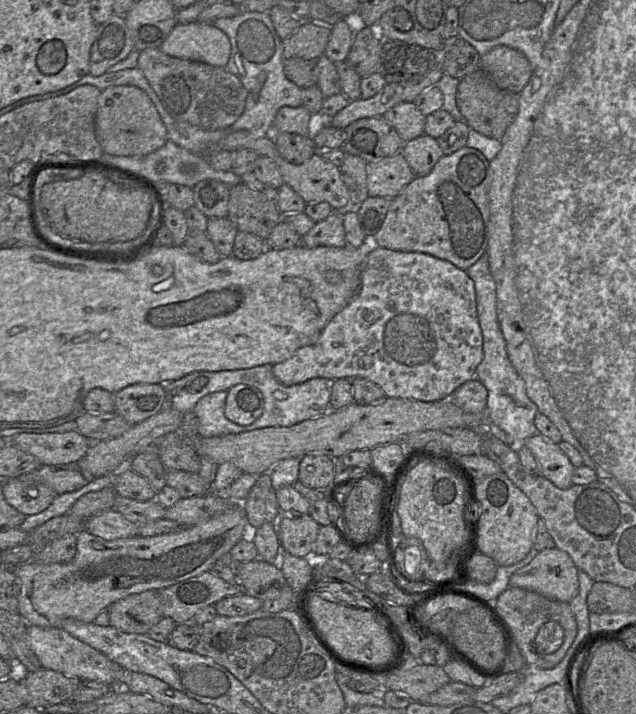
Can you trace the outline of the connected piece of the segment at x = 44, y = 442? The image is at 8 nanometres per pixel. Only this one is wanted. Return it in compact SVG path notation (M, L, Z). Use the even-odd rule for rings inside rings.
M76 430L14 434L8 442L36 457L41 465L76 464L93 443Z

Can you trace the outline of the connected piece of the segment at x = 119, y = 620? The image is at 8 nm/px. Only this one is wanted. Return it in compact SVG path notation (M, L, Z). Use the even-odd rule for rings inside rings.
M147 590L111 603L106 609L110 625L125 633L147 634L164 616L158 590Z

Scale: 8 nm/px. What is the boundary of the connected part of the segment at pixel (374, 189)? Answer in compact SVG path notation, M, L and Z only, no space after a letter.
M402 152L366 164L368 195L394 198L416 176Z

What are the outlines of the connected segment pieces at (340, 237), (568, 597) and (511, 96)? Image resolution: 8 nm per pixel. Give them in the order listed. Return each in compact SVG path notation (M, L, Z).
M333 211L327 218L316 222L312 229L302 236L300 244L307 248L346 246L343 211Z
M556 547L545 548L538 551L529 564L511 575L509 587L524 588L546 598L569 603L579 592L578 568L565 551Z
M481 70L460 79L456 104L469 128L493 139L501 140L519 109L519 93L498 88Z

